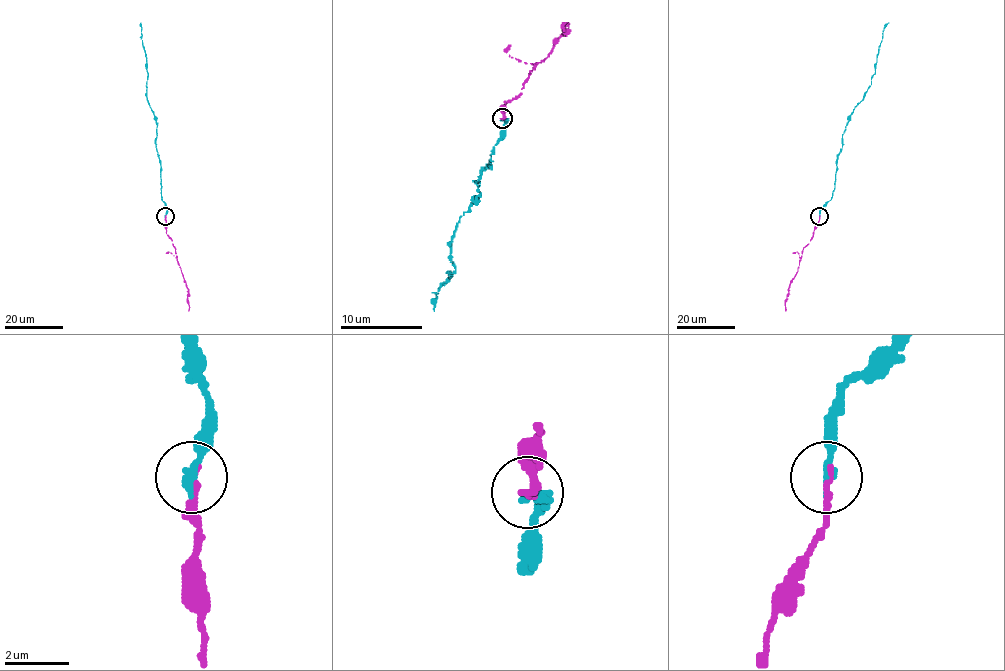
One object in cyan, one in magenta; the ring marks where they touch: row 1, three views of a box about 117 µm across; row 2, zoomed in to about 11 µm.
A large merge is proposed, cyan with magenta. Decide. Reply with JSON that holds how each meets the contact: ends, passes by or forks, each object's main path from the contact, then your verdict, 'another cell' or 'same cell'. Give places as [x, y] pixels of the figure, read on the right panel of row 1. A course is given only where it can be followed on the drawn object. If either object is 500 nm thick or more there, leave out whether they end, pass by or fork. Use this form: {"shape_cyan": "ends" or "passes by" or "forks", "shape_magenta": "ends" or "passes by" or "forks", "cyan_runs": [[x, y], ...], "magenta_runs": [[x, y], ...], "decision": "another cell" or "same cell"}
{"shape_cyan": "ends", "shape_magenta": "ends", "cyan_runs": [[819, 216], [820, 208], [832, 196], [842, 135], [849, 115], [871, 84], [884, 27], [889, 23]], "magenta_runs": [[819, 216], [789, 288], [786, 310]], "decision": "same cell"}

